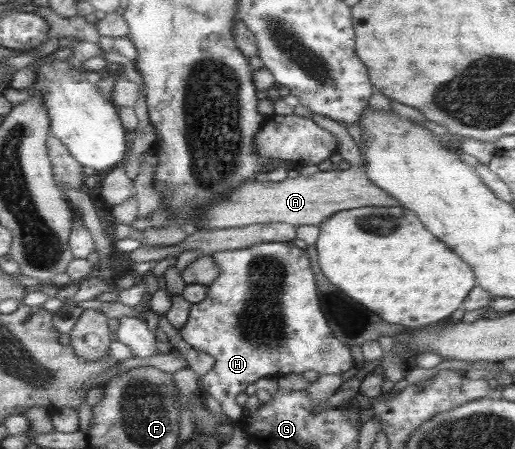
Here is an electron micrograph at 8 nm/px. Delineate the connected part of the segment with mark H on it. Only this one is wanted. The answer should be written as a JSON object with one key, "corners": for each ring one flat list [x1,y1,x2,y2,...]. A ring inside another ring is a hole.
{"corners":[[287,241,259,243,239,250,214,252,210,256,219,274,207,286,205,298,191,303,186,321,179,325,179,332,187,346,213,358,211,369,198,376,199,390,219,403,221,413,228,420,237,423,241,418,242,408,235,404,235,397,256,380,301,375,307,370,318,375,341,375,352,367,354,361,349,347,332,335,319,310,313,272,301,244]]}

